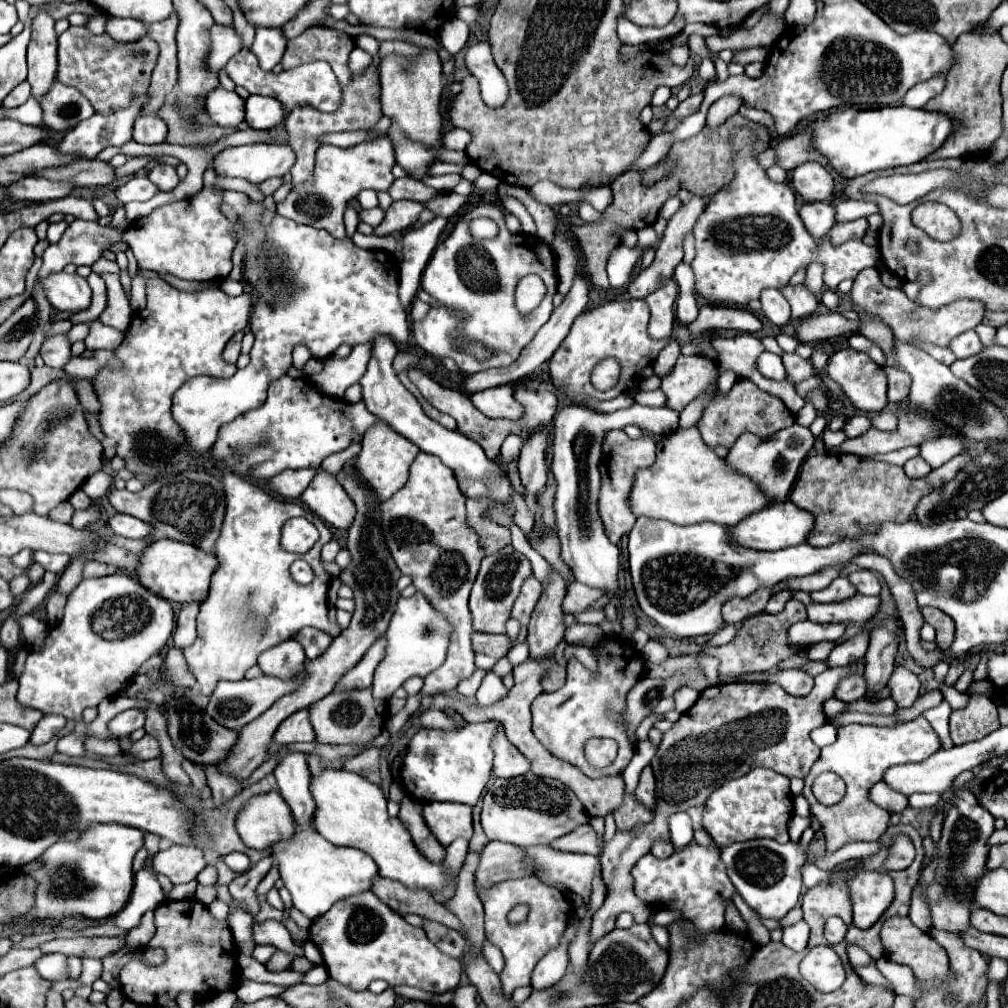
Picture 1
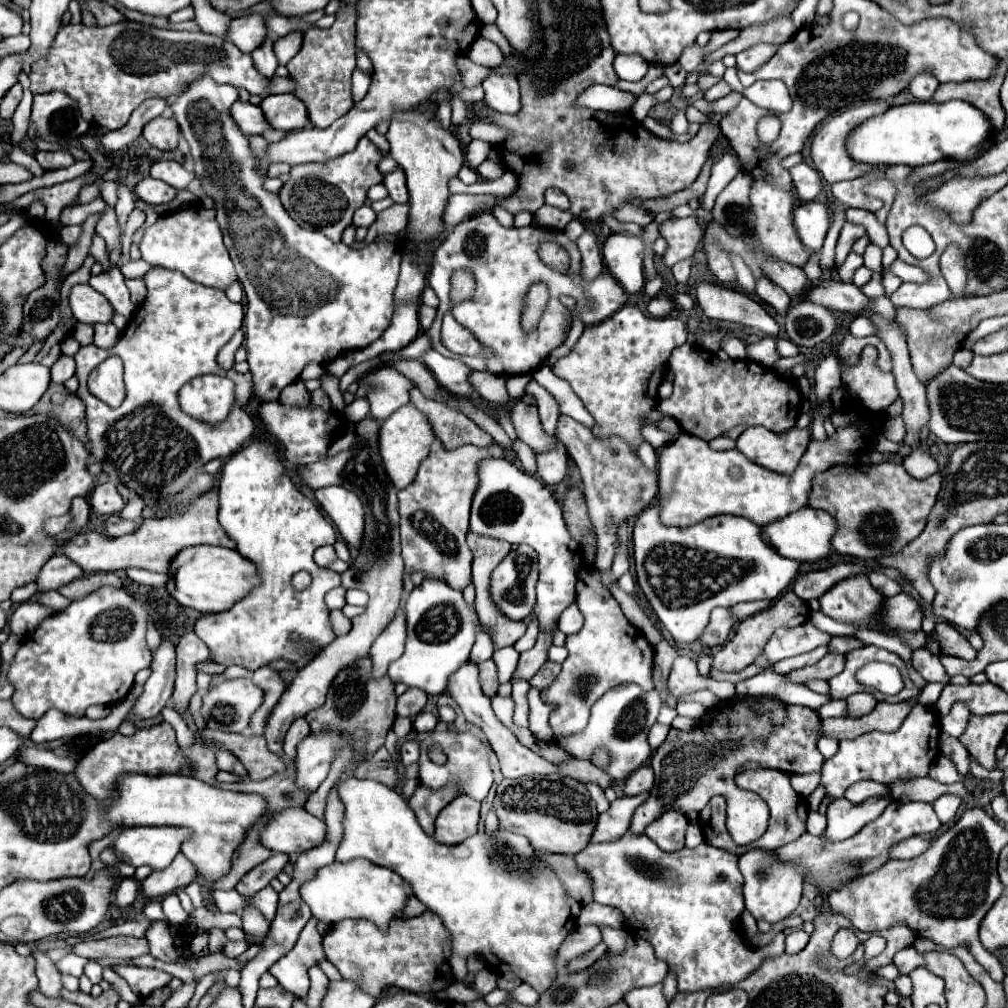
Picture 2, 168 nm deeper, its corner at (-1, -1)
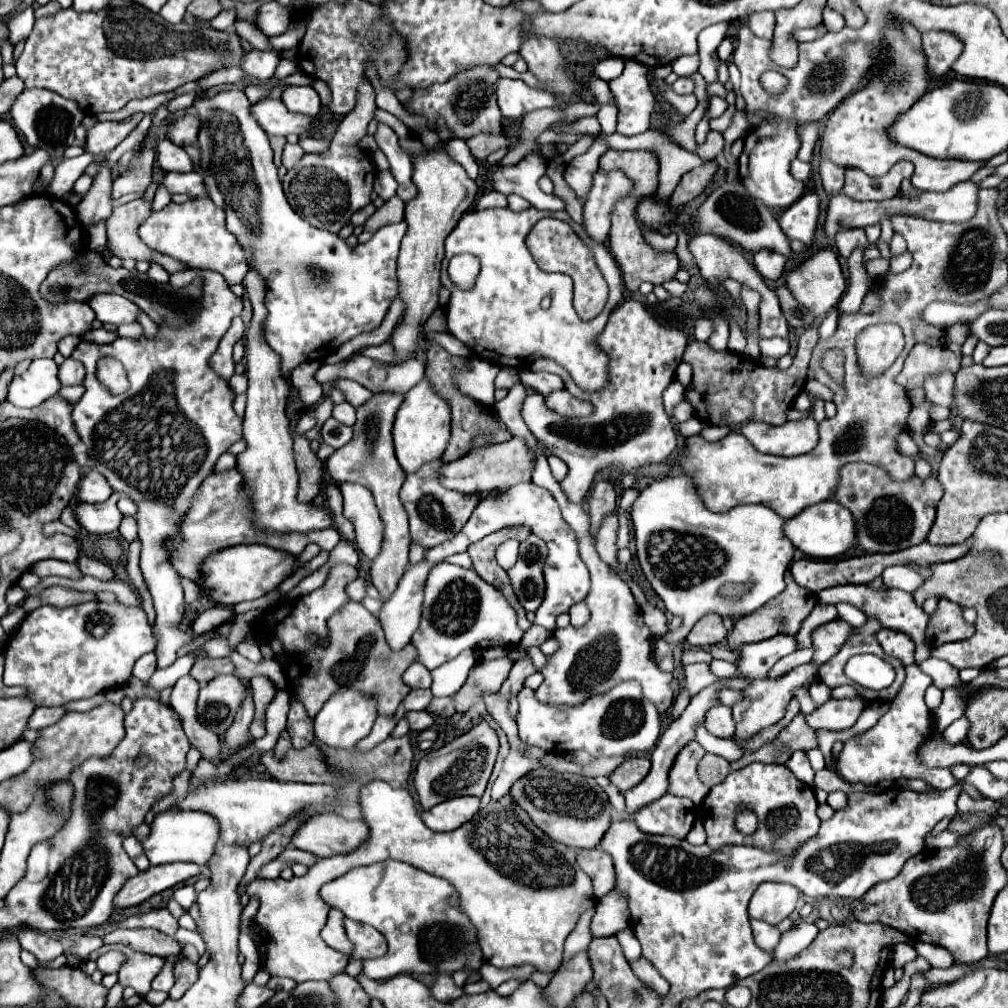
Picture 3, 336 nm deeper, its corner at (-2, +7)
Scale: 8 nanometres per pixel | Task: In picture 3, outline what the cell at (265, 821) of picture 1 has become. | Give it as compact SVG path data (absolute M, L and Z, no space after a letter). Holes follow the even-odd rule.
M335 813L311 817L293 837L297 849L309 851L317 857L331 857L335 853L351 853L367 841L367 825L363 821L349 821Z

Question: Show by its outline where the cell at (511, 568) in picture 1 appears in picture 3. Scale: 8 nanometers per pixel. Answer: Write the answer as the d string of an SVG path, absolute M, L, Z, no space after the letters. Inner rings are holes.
M529 535L521 543L519 561L511 567L509 579L513 589L527 611L537 611L543 601L545 581L543 581L543 561L547 559L547 545L541 537Z

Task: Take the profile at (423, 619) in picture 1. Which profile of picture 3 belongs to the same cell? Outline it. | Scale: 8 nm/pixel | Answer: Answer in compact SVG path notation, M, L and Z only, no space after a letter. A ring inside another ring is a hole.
M443 561L429 573L427 583L425 583L425 603L423 603L421 625L411 639L411 643L419 651L417 661L423 663L429 671L437 669L445 661L455 659L465 649L481 651L481 649L489 649L495 645L511 649L519 645L521 637L523 637L523 631L517 625L517 613L507 601L507 597L503 597L499 589L493 589L493 585L487 585L487 581L483 581L479 575L475 575L475 569L463 569L459 565L451 565Z

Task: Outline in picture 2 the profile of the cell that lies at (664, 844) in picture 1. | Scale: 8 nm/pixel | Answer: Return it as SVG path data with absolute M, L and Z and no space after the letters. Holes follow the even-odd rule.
M668 811L654 823L650 823L650 829L644 831L662 851L678 851L684 847L684 831L686 831L688 819L678 811Z

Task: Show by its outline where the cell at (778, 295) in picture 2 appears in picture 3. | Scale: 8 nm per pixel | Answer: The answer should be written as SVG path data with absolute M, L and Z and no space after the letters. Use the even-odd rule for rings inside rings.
M761 249L755 253L755 269L761 273L763 279L777 281L783 273L785 267L785 257L781 253L771 253L769 249Z

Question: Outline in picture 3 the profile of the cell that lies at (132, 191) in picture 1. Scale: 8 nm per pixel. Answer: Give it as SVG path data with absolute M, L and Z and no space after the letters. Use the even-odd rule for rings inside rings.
M197 171L189 173L167 173L161 181L169 193L185 193L189 197L207 197L207 189L203 185L203 177Z

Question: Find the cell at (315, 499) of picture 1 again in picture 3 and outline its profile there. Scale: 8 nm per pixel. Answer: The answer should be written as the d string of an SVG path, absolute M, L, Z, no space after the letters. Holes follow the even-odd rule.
M341 483L339 489L345 499L343 515L355 527L355 545L363 551L367 559L373 561L379 555L383 541L383 521L379 517L379 511L375 509L375 501L363 485Z

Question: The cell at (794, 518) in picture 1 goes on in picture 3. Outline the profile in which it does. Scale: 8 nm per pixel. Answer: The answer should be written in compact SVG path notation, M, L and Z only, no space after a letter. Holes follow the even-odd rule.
M833 499L811 505L797 517L789 519L785 523L785 535L791 539L791 543L797 549L801 549L805 555L815 559L837 559L843 553L847 553L853 547L853 543L857 543L855 519L851 517L851 511Z

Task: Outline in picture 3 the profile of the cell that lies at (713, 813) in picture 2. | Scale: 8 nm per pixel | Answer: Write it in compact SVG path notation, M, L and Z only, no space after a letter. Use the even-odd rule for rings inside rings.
M751 763L739 771L733 771L723 783L715 785L703 799L703 825L707 831L707 845L721 849L723 845L747 845L763 851L777 851L791 855L803 841L809 841L819 831L821 819L817 817L817 799L813 787L795 779L785 765ZM739 809L749 809L757 815L757 831L743 835L735 829L735 817Z

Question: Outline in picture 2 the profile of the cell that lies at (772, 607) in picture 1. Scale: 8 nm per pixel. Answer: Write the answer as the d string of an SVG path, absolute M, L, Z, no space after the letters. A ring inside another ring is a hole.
M836 563L836 565L826 567L826 569L818 569L818 571L798 575L798 579L792 585L792 591L802 601L818 599L834 583L838 583L838 581L850 577L850 575L856 575L856 573L868 573L868 569L862 567L862 565L852 565L852 563Z

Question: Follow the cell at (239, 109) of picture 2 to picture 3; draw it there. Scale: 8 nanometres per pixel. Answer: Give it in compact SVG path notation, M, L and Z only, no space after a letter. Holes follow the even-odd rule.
M263 99L253 105L253 113L259 121L259 125L269 133L269 135L311 135L315 129L317 117L307 117L305 113L291 113L281 101L273 99Z

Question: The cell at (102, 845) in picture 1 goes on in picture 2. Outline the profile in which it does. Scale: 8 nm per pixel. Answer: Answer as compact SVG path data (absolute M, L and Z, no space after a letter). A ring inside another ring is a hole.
M134 827L122 829L112 843L118 859L132 867L150 865L164 869L178 855L182 841L190 835L188 829L172 827Z

